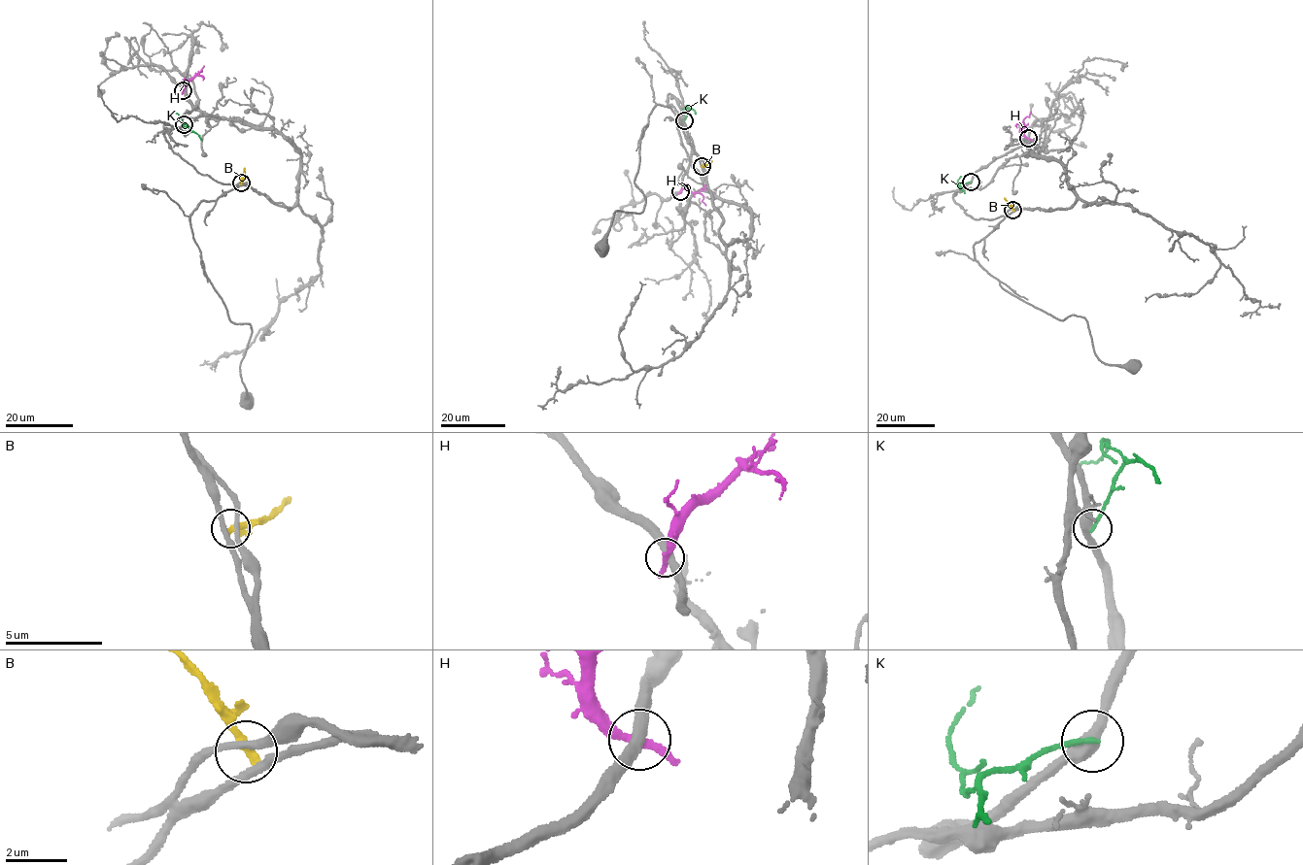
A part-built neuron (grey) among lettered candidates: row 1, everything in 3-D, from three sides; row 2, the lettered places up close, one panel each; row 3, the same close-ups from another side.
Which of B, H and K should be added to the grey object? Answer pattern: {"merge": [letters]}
{"merge": []}

